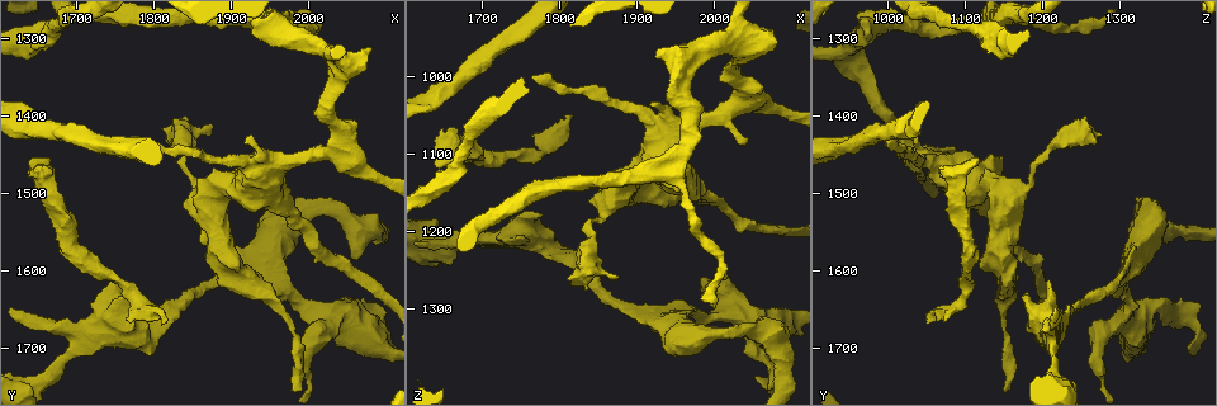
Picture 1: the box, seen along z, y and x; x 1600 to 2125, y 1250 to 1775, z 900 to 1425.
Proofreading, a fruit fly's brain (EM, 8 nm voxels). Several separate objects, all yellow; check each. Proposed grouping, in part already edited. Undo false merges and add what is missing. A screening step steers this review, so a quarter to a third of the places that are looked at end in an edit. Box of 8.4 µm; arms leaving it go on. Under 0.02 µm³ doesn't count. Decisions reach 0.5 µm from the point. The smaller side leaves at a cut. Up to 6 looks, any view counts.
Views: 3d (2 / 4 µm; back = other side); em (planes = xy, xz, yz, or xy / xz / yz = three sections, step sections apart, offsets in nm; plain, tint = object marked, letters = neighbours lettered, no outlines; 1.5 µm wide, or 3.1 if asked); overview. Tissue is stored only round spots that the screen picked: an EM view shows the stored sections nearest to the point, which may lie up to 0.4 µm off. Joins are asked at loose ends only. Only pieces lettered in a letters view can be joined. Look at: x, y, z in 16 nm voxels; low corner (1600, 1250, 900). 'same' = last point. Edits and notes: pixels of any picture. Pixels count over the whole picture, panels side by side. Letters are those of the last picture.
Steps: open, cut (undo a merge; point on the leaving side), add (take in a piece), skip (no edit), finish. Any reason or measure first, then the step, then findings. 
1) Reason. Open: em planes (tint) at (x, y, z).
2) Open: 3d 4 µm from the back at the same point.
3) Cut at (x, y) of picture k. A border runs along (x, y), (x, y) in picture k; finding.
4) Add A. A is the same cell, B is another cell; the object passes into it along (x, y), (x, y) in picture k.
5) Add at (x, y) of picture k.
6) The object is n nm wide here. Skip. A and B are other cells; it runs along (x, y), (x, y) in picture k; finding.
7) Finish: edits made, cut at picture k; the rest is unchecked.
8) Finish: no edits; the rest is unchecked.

Free end. Open: 3d 2 µm at (2055, 1700, 1385).

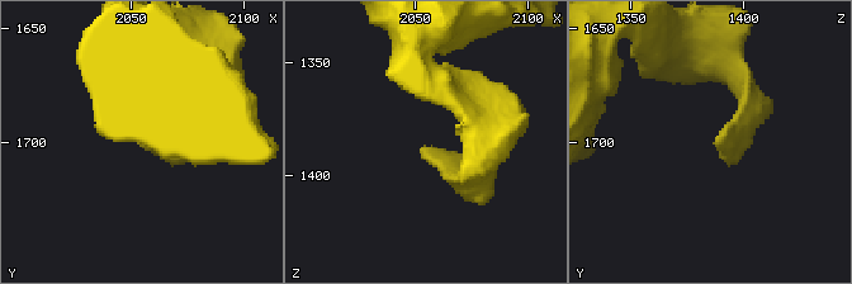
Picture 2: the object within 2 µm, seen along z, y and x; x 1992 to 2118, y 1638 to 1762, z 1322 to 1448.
Open: em planes (letters) at (2054, 1701, 1388).

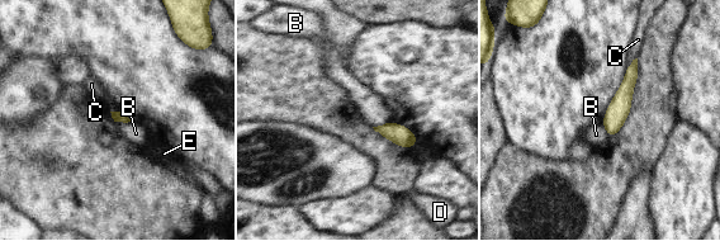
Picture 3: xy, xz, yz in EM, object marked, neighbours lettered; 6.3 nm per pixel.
Skip. B, C, D and E are other cells; a border runs along (389, 121), (373, 127) in picture 3; none of them fits.

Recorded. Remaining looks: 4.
Small branch off a trunk. Open: 3d 4 µm at (1940, 1590, 1315).

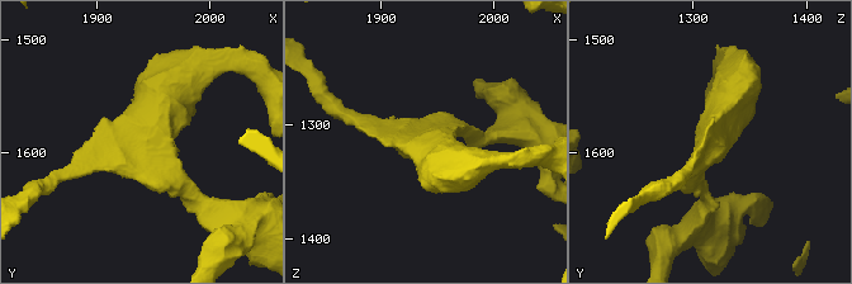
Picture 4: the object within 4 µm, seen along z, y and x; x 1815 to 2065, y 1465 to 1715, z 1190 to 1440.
3 arms meet here; the arms are 170, 260, 550 nm wide. Open: em planes (letters) at (1940, 1588, 1318).

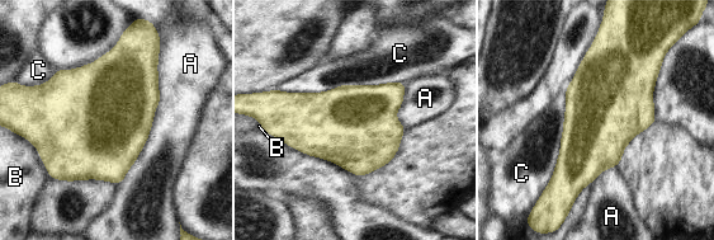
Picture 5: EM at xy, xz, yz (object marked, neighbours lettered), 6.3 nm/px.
Skip. A, B and C are other cells; a border runs along (405, 81), (277, 89) in picture 5; continuous, no second neuron.

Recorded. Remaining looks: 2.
Branch stops here. Open: 3d 4 µm at (1780, 1640, 1175).

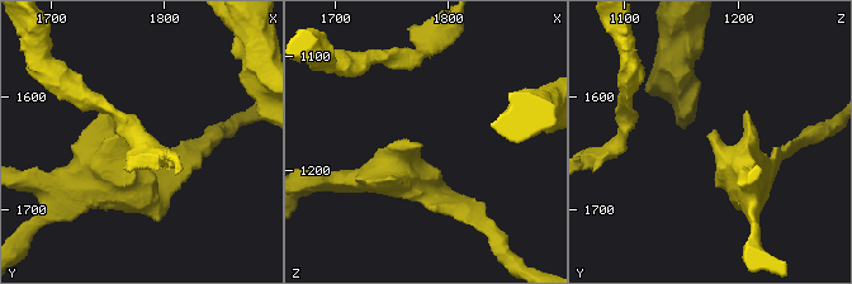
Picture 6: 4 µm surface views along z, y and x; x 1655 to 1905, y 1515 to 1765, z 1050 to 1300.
Open: em planes (letters) at (1778, 1634, 1178).

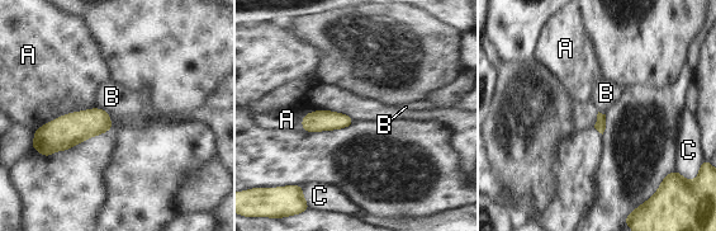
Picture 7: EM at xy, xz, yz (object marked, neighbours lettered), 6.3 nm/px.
The longest contact is with A, 420 nm. Skip. A, B and C are other cells; a border runs along (95, 105), (108, 113) in picture 7; none of them fits.

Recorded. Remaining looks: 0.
Finish: no edits; the rest is unchecked.

